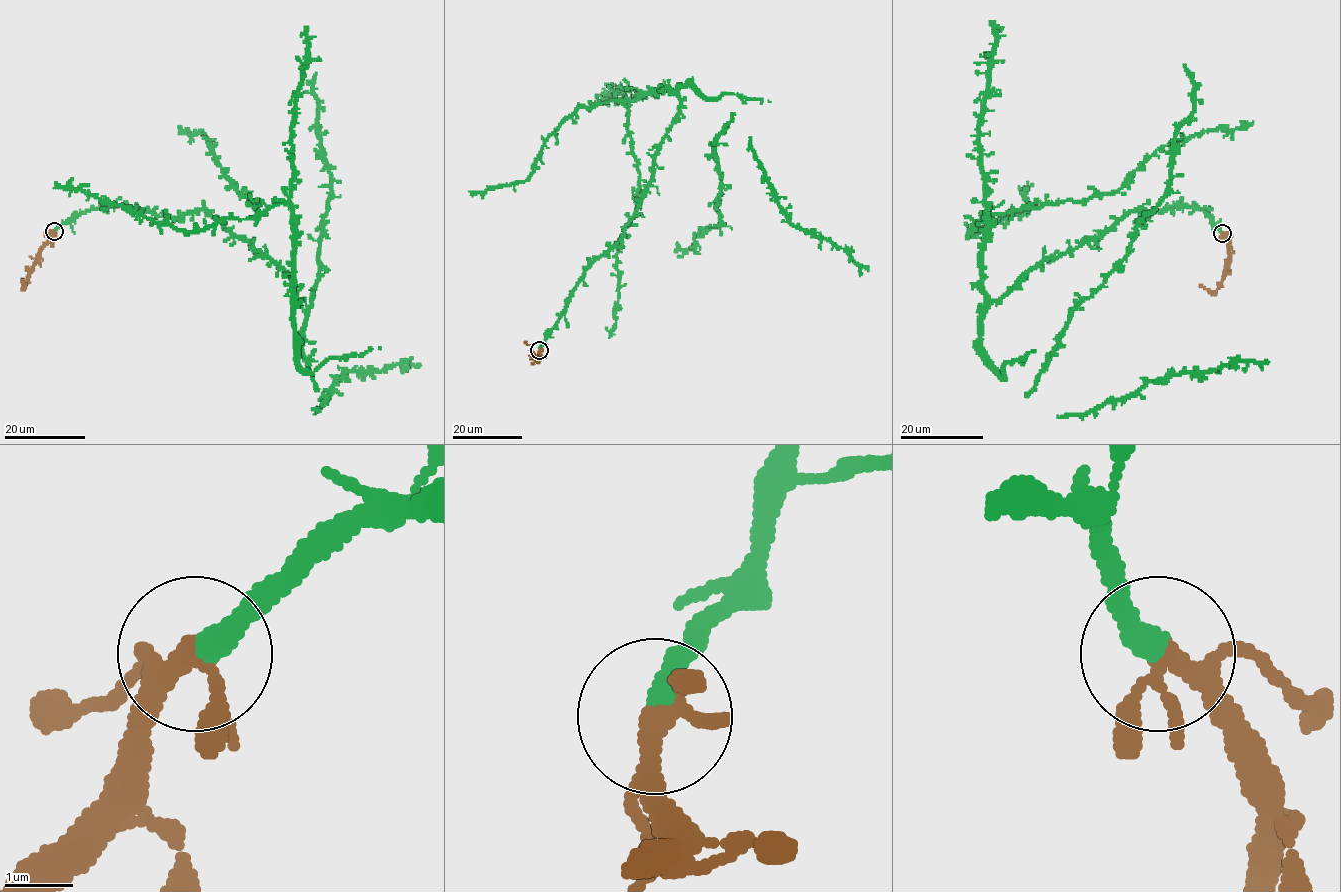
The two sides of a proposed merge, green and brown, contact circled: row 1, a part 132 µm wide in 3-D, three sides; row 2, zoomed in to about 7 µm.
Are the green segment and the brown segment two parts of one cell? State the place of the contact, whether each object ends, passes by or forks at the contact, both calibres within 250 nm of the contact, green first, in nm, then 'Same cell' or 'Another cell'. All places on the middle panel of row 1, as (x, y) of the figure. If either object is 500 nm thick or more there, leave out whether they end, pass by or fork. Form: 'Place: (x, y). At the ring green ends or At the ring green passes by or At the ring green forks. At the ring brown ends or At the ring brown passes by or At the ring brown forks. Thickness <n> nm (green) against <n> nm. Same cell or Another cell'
Place: (539, 350). At the ring green ends. At the ring brown forks. Thickness 360 nm (green) against 220 nm. Same cell

